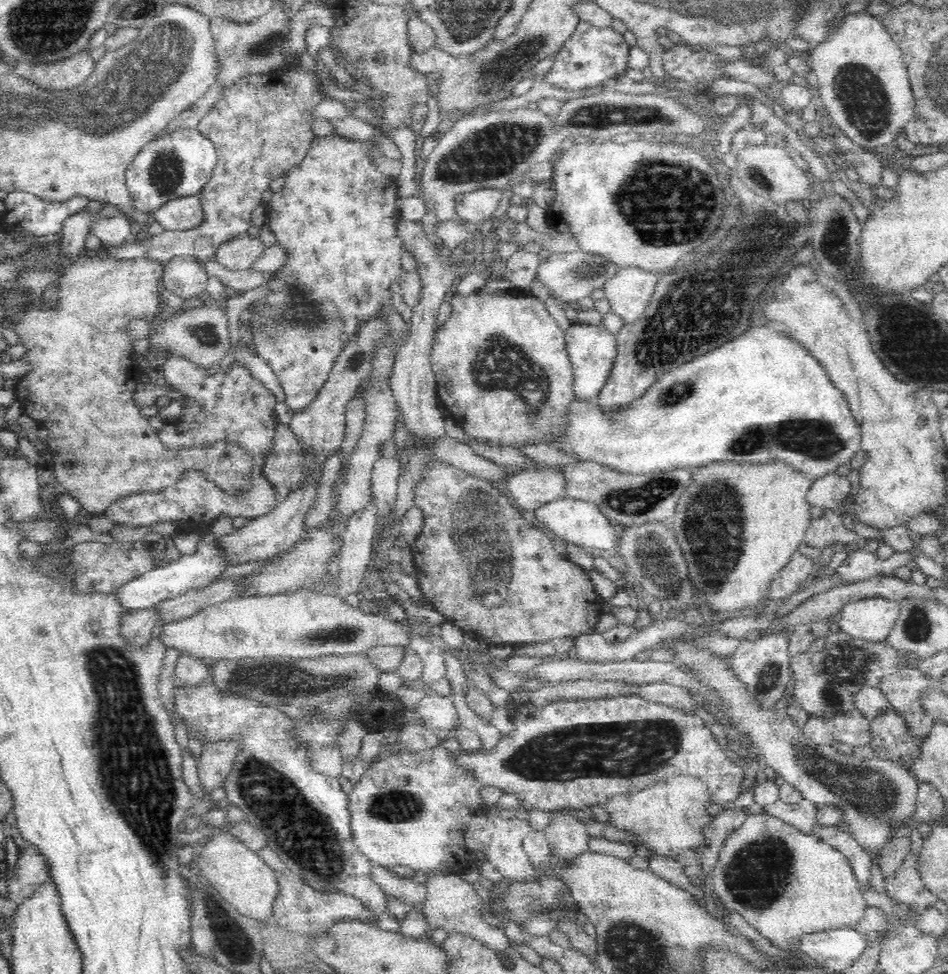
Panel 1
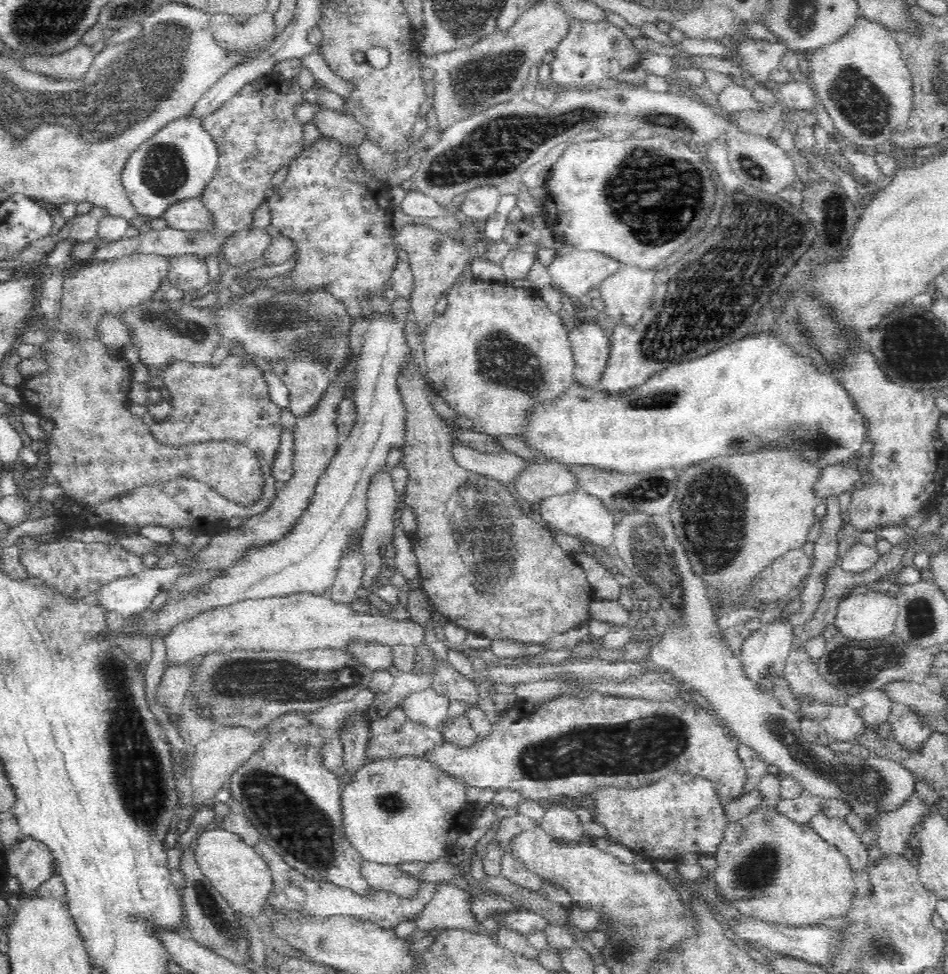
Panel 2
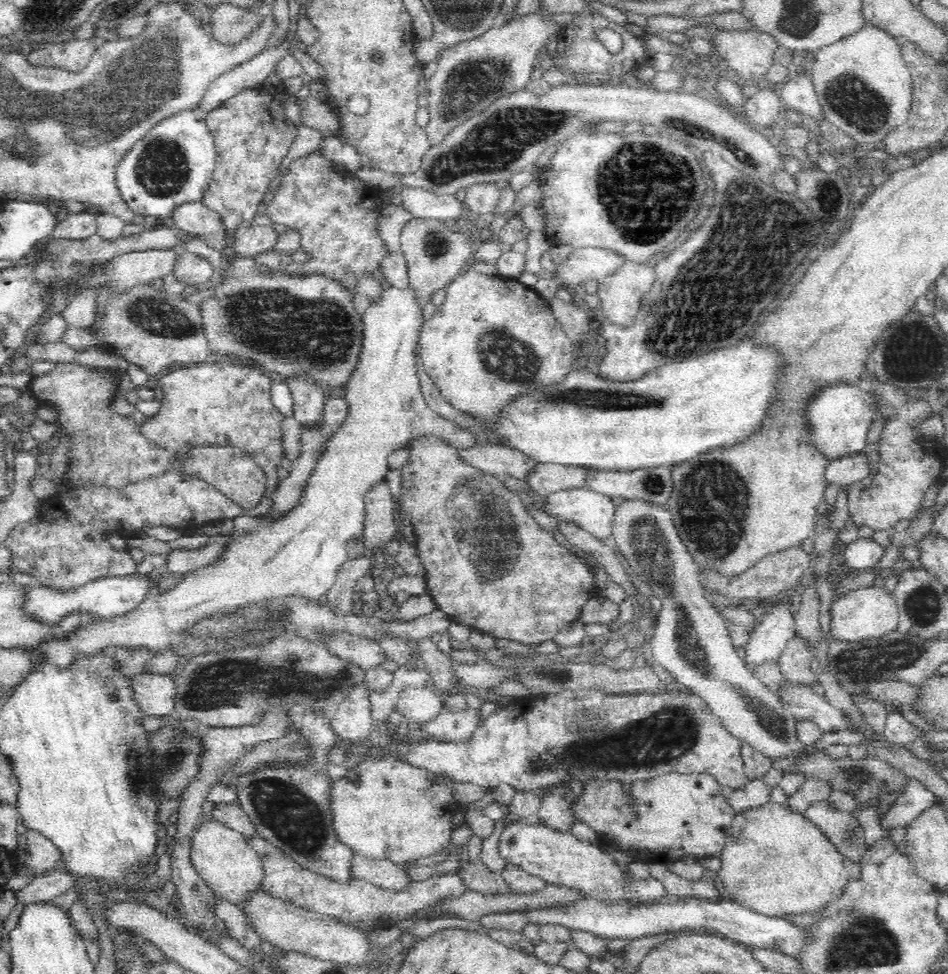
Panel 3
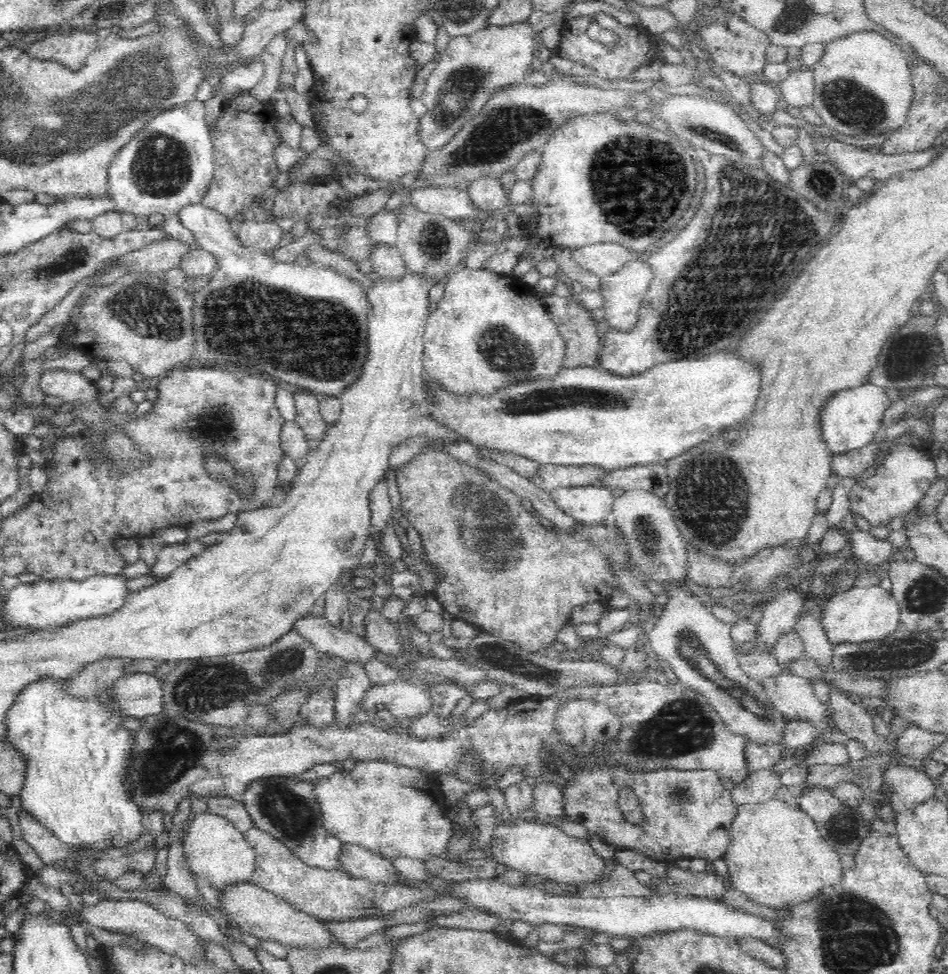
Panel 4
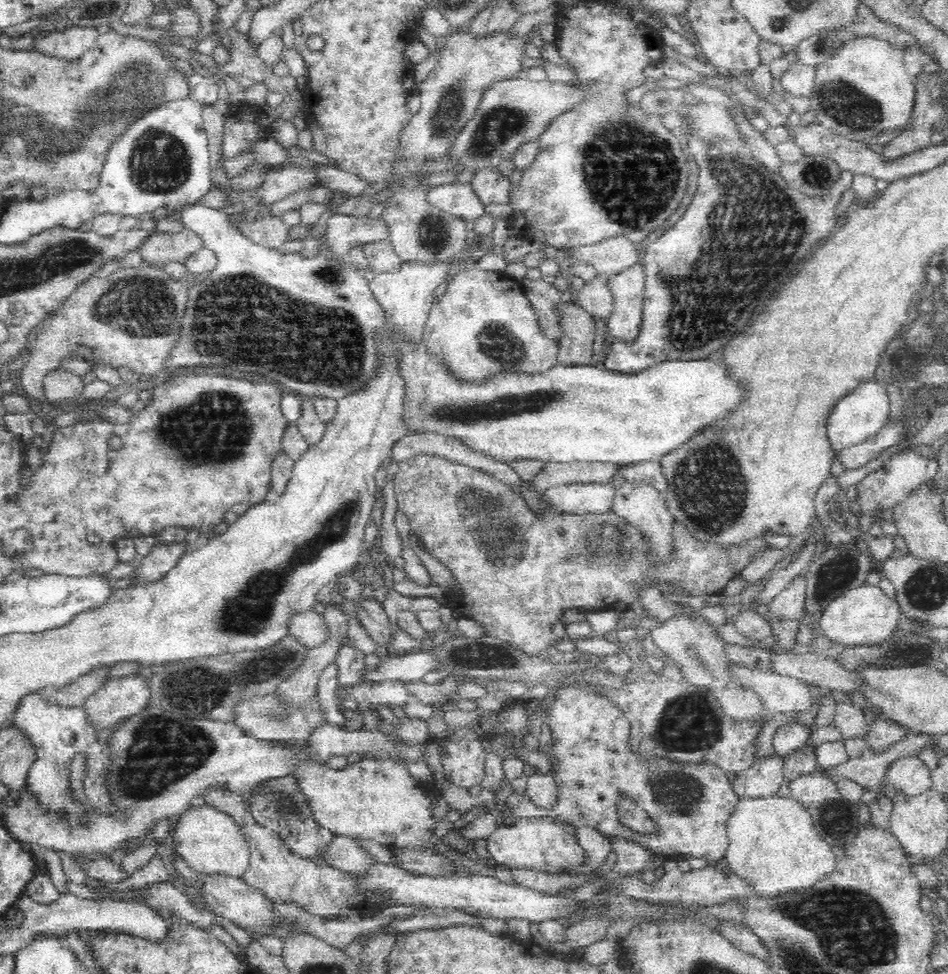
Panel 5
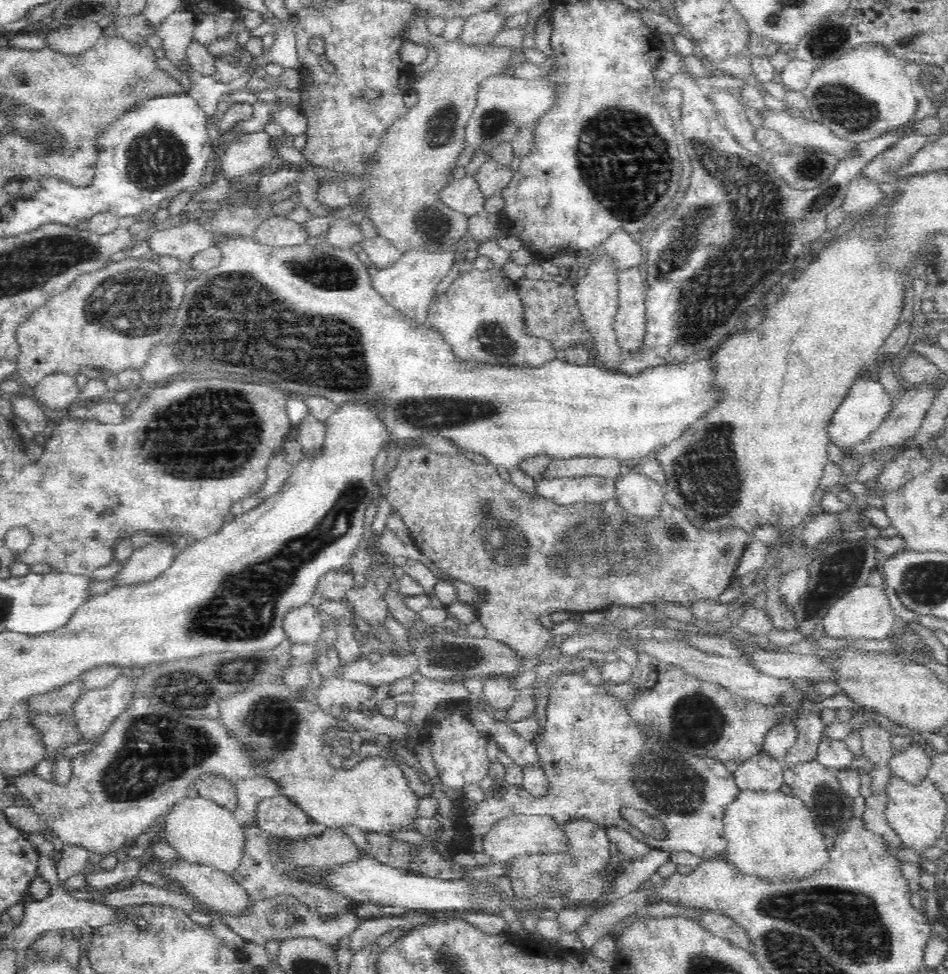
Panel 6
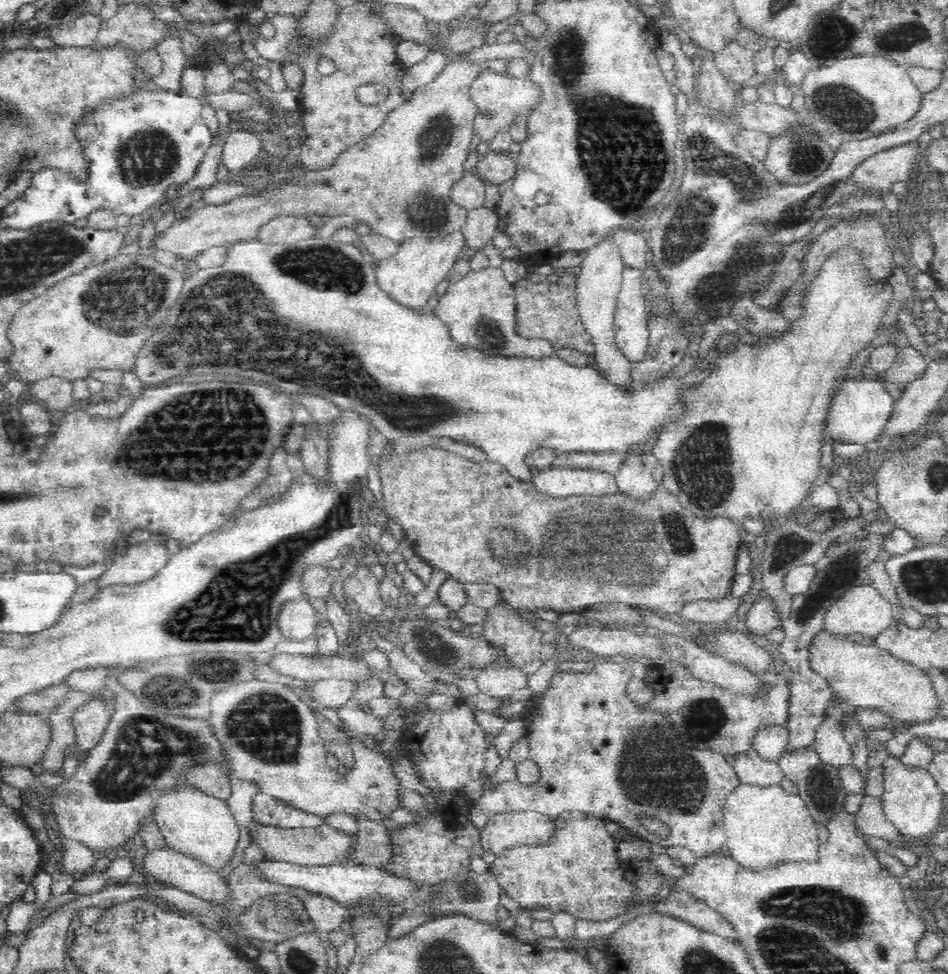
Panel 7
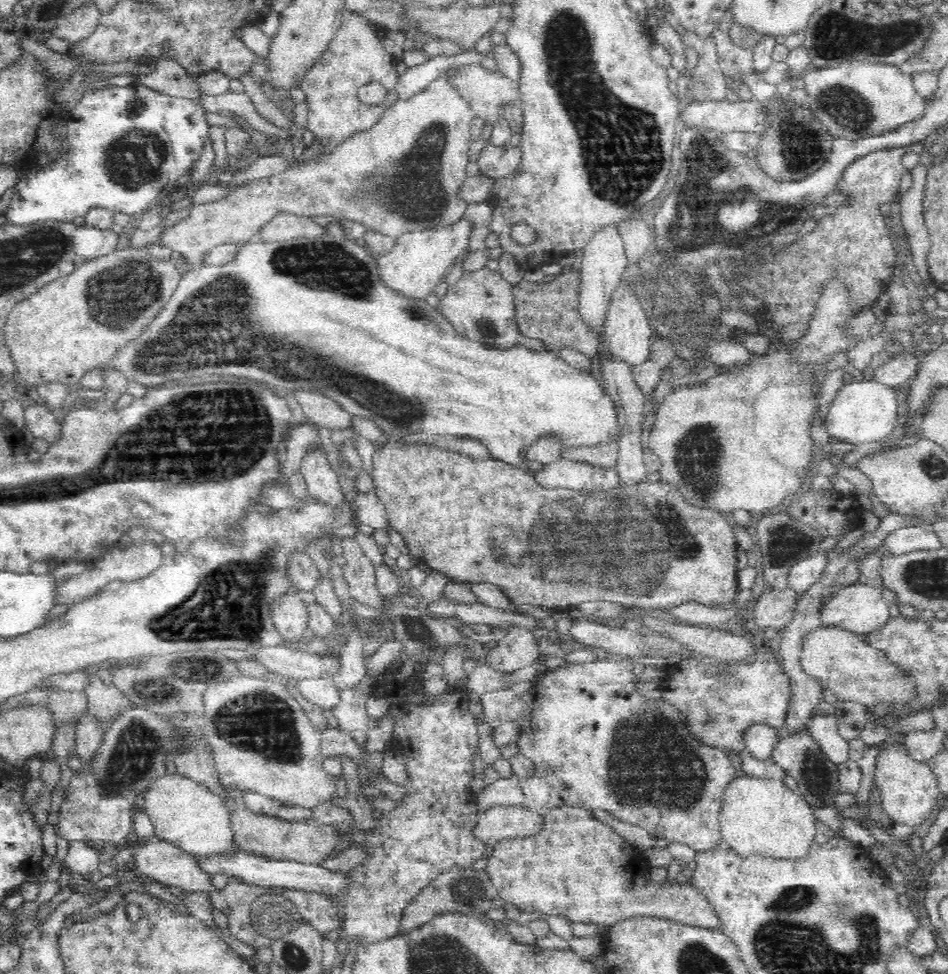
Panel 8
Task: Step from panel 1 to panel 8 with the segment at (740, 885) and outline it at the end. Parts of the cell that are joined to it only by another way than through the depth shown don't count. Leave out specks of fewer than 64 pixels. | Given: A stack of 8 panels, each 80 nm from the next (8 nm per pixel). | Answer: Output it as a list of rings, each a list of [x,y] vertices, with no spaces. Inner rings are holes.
[[[736,776],[726,785],[722,806],[719,810],[722,845],[734,849],[742,857],[750,853],[769,857],[802,857],[807,853],[809,844],[814,842],[816,834],[813,808],[806,799],[790,788],[786,788],[783,780],[775,778],[757,778],[756,776]]]

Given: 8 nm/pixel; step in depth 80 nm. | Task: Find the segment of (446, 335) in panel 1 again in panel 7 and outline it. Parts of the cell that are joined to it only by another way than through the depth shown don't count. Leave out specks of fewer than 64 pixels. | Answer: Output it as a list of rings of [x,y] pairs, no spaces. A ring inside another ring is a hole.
[[[489,266],[478,272],[470,270],[458,281],[448,283],[446,292],[432,310],[450,327],[454,340],[470,347],[478,347],[482,352],[528,355],[534,359],[555,352],[548,340],[524,338],[517,333],[515,288],[513,283],[505,279],[501,267]]]

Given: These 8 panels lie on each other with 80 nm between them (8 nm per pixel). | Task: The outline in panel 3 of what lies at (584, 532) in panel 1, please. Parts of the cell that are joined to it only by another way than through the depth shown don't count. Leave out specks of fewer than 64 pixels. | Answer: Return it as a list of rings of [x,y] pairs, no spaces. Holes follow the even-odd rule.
[[[585,487],[562,489],[547,498],[547,515],[561,516],[569,522],[574,522],[603,542],[607,542],[612,536],[616,506],[610,496]]]

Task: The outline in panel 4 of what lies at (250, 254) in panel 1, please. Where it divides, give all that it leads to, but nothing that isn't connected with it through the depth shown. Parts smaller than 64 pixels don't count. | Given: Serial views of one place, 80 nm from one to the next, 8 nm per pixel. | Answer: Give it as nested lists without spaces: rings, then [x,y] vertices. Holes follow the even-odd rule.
[[[248,217],[242,220],[238,237],[242,243],[260,249],[271,250],[280,244],[284,230],[275,219],[260,221]]]

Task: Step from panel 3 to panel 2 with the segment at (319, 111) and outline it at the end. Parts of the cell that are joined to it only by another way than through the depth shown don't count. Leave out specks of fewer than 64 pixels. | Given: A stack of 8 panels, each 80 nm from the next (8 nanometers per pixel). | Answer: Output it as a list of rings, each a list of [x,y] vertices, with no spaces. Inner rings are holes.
[[[319,105],[314,111],[310,120],[323,136],[330,137],[352,148],[357,148],[366,141],[363,138],[363,128],[361,124],[355,122],[350,115],[334,111],[326,106]]]

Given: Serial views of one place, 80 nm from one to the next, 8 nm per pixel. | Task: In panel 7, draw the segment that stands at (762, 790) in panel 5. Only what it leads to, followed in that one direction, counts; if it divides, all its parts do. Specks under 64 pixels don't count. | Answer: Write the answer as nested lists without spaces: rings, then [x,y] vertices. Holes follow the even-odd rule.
[[[752,748],[734,758],[734,769],[740,783],[771,785],[780,783],[783,779],[783,771],[777,761],[762,760]]]

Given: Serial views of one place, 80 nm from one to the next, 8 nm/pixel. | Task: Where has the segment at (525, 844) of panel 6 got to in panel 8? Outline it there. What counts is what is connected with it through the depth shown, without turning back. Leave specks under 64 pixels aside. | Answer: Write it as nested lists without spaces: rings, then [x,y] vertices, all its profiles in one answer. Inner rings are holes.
[[[495,804],[477,816],[471,830],[485,846],[493,846],[506,837],[530,836],[541,827],[543,815],[518,805]]]

